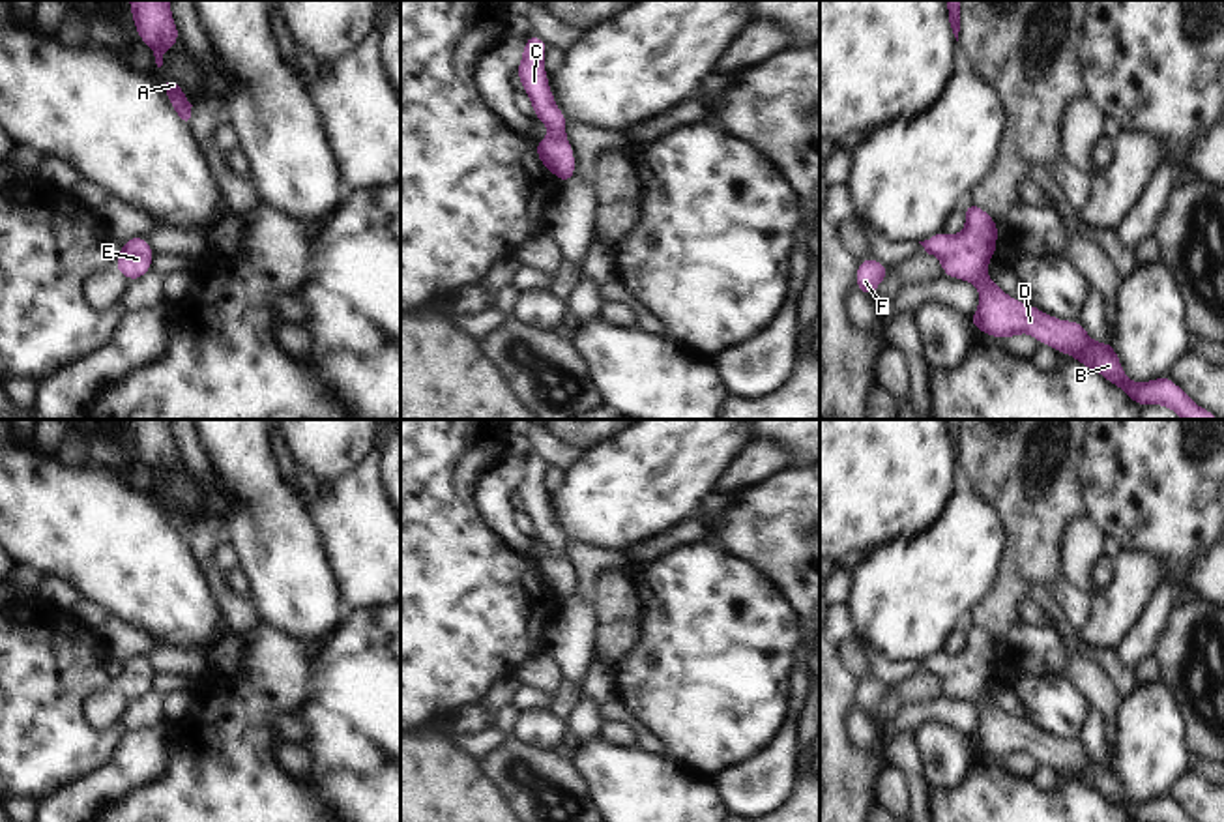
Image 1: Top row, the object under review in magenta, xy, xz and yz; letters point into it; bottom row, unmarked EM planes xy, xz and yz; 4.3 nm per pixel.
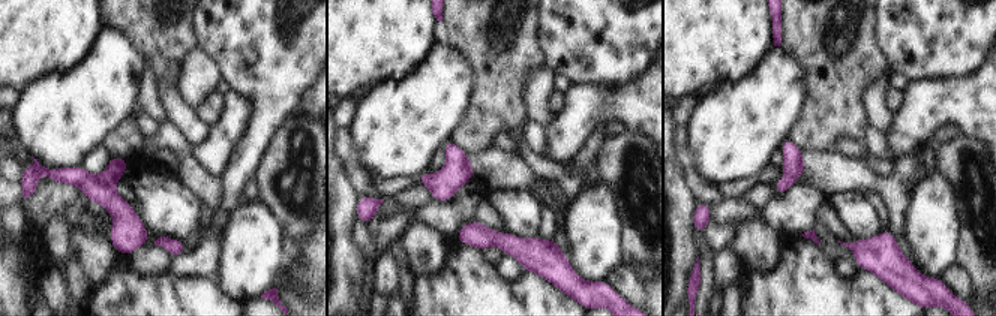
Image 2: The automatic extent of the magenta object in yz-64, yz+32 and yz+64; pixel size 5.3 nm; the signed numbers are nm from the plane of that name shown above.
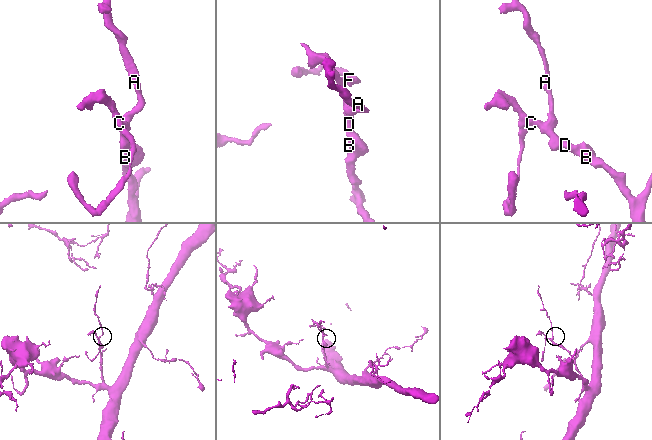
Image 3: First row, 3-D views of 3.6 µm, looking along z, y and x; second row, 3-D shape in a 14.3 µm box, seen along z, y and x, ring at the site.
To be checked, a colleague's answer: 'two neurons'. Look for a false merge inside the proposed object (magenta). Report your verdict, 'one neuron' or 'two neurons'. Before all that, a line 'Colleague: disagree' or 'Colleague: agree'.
Colleague: disagree
one neuron

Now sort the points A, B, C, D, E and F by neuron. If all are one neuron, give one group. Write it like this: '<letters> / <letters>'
A B C D E F

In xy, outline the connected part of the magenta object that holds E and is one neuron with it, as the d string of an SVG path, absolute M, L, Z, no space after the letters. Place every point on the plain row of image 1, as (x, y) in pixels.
M135 655L122 661L122 672L112 683L120 693L125 695L127 700L137 700L150 693L152 678L153 670L146 661L146 655Z

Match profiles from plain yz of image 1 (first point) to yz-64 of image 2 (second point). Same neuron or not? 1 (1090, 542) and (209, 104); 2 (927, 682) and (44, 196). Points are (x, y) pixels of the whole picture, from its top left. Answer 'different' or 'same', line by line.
1: different
2: same

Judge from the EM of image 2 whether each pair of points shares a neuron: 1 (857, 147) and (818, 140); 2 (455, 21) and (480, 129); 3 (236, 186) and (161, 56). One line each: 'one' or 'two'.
1: two
2: one
3: two

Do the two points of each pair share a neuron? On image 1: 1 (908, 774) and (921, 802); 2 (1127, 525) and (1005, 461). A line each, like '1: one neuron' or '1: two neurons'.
1: one neuron
2: two neurons

